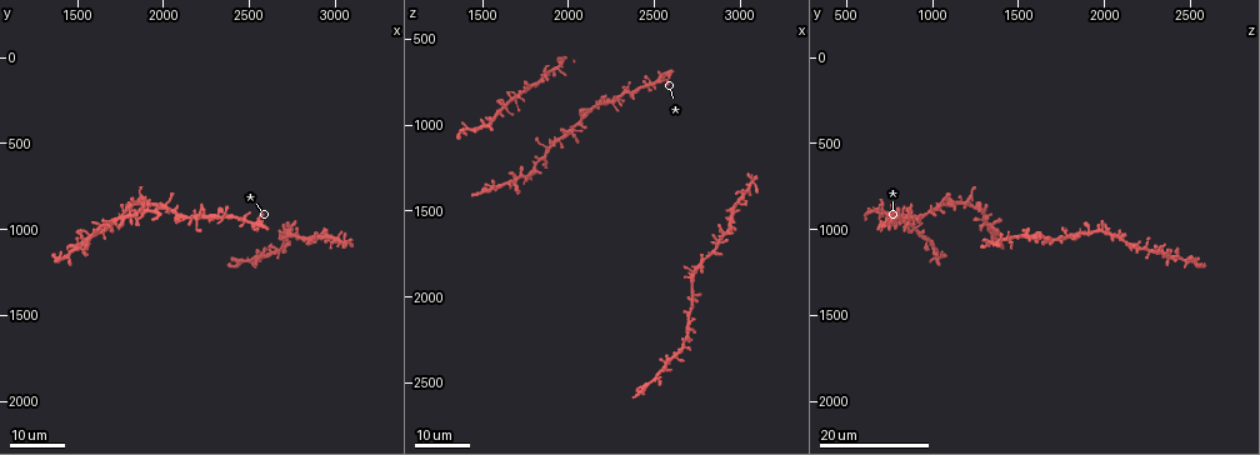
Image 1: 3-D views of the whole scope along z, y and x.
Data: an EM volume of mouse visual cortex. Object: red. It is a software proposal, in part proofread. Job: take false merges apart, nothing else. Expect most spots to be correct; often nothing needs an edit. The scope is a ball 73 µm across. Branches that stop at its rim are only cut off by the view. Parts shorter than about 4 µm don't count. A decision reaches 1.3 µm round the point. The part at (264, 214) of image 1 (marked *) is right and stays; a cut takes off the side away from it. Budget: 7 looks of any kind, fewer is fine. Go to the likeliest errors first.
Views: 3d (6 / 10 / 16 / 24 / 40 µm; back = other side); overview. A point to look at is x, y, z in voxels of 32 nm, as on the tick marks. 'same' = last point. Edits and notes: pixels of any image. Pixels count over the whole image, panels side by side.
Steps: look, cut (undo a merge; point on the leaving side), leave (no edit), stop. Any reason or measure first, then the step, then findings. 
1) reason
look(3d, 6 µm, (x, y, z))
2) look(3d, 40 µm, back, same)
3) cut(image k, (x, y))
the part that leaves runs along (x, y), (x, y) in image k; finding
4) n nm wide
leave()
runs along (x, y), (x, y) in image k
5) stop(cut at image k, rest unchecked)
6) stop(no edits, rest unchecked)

four or more arms meet
look(3d, 24 µm, (1860, 860, 1200))

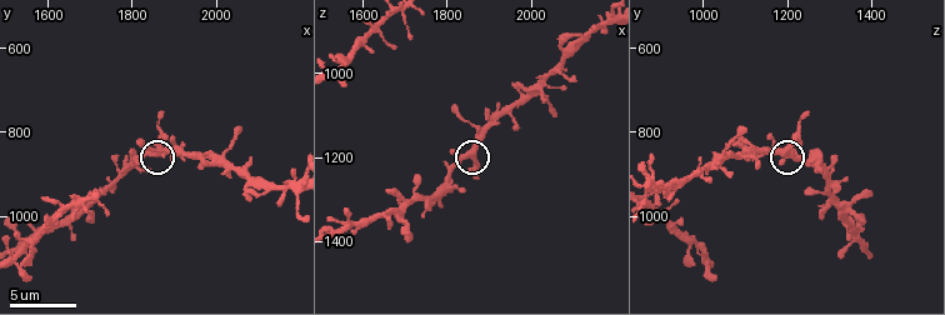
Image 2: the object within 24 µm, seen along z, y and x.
closer look
look(3d, 6 µm, (1845, 845, 1195))

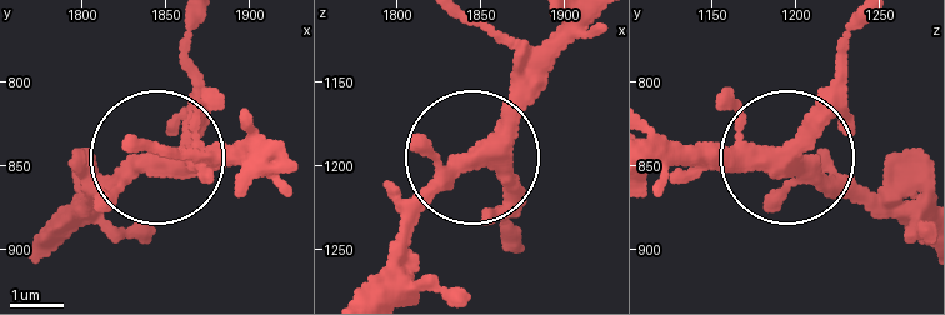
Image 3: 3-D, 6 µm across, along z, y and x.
370 nm wide
leave()
runs along (588, 31), (476, 148), (508, 184), (508, 241) in image 3; all the same cell

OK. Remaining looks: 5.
look(3d, 16 µm, (2080, 940, 900))

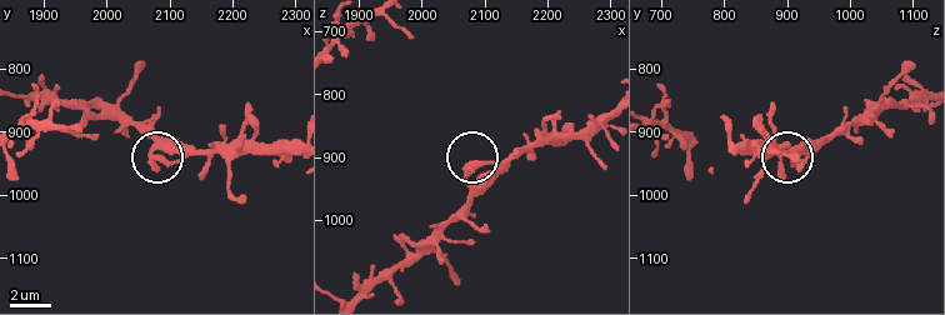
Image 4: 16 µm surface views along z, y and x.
look(3d, 6 µm, (2080, 945, 915))

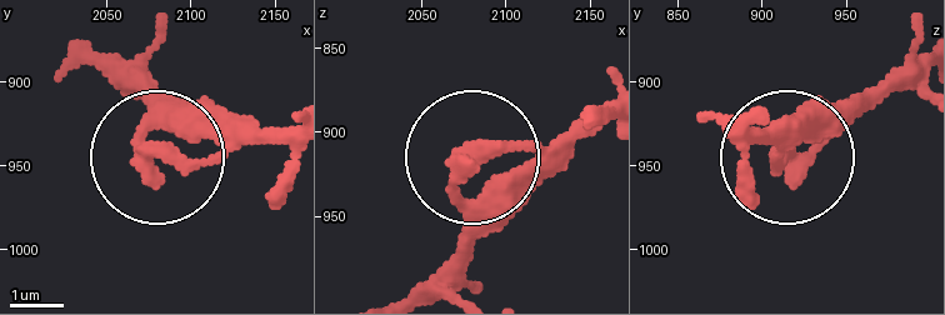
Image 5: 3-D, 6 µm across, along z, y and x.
leave()
runs along (733, 131), (781, 159), (809, 154), (911, 55) in image 5; all the same cell

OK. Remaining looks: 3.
sudden change in width
look(3d, 10 µm, (1720, 945, 1300))

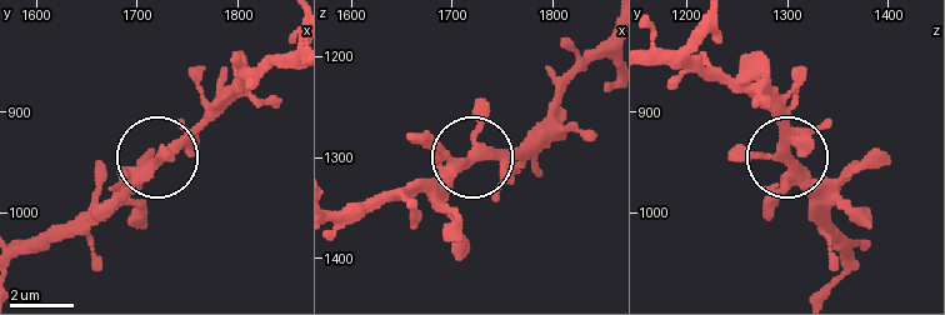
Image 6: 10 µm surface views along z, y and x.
from behind
look(3d, 10 µm, back, (1720, 950, 1302))

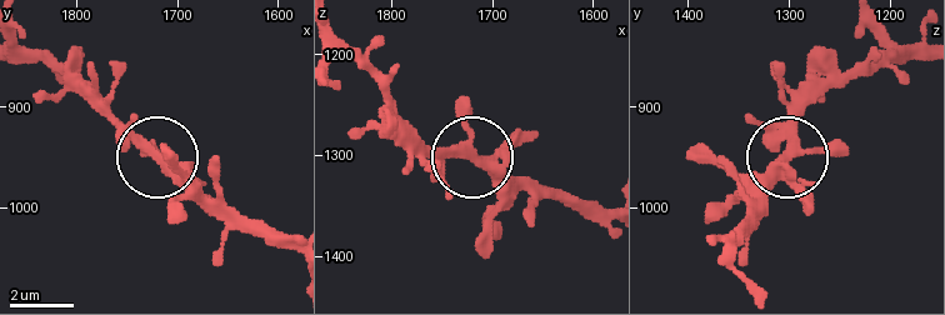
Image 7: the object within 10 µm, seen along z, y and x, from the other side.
3 arms
leave()
runs along (341, 46), (421, 143), (494, 161), (524, 189) in image 7; all the same cell

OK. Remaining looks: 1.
stop(no edits, rest unchecked)

